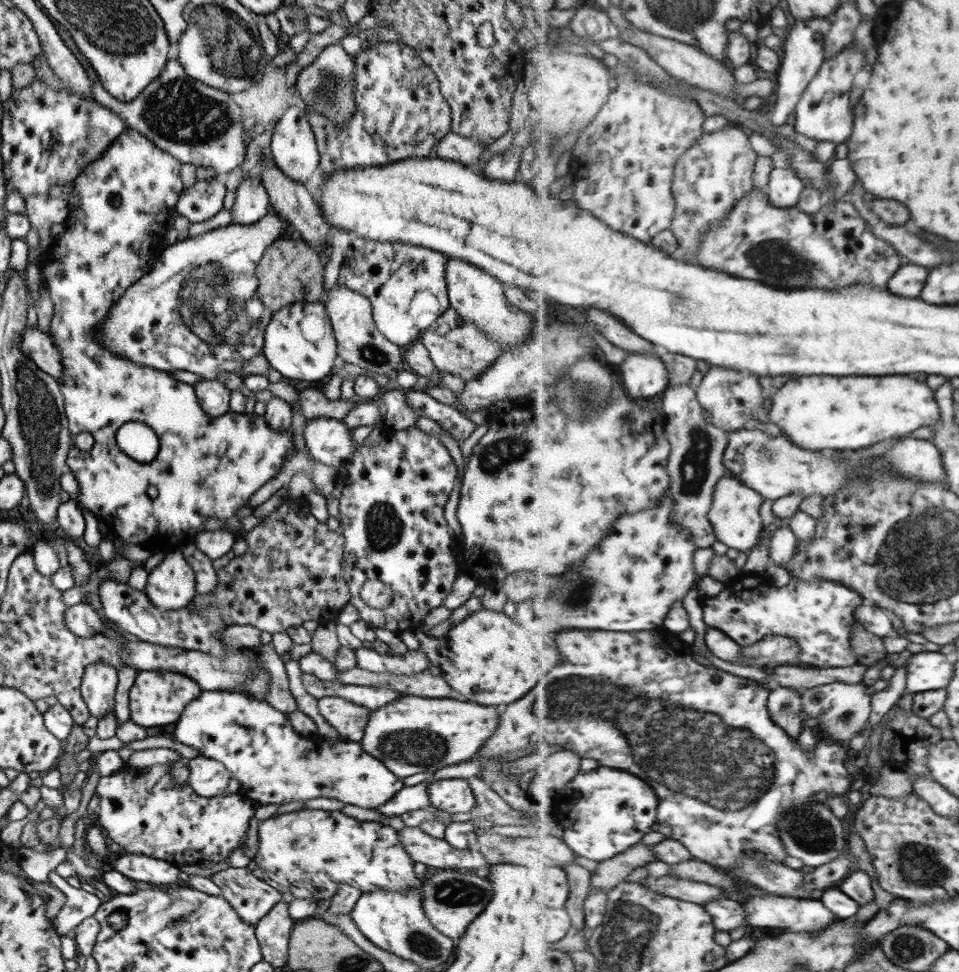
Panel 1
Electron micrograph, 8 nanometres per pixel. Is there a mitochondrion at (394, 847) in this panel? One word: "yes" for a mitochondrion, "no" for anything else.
no

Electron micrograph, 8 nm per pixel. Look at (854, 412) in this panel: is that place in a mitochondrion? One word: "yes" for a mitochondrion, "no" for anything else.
no

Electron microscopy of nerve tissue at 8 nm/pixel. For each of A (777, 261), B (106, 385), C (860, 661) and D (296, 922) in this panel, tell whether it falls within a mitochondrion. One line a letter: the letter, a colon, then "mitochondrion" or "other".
A: mitochondrion
B: other
C: other
D: other

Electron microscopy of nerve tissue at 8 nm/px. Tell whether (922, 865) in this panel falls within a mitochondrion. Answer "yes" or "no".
yes

